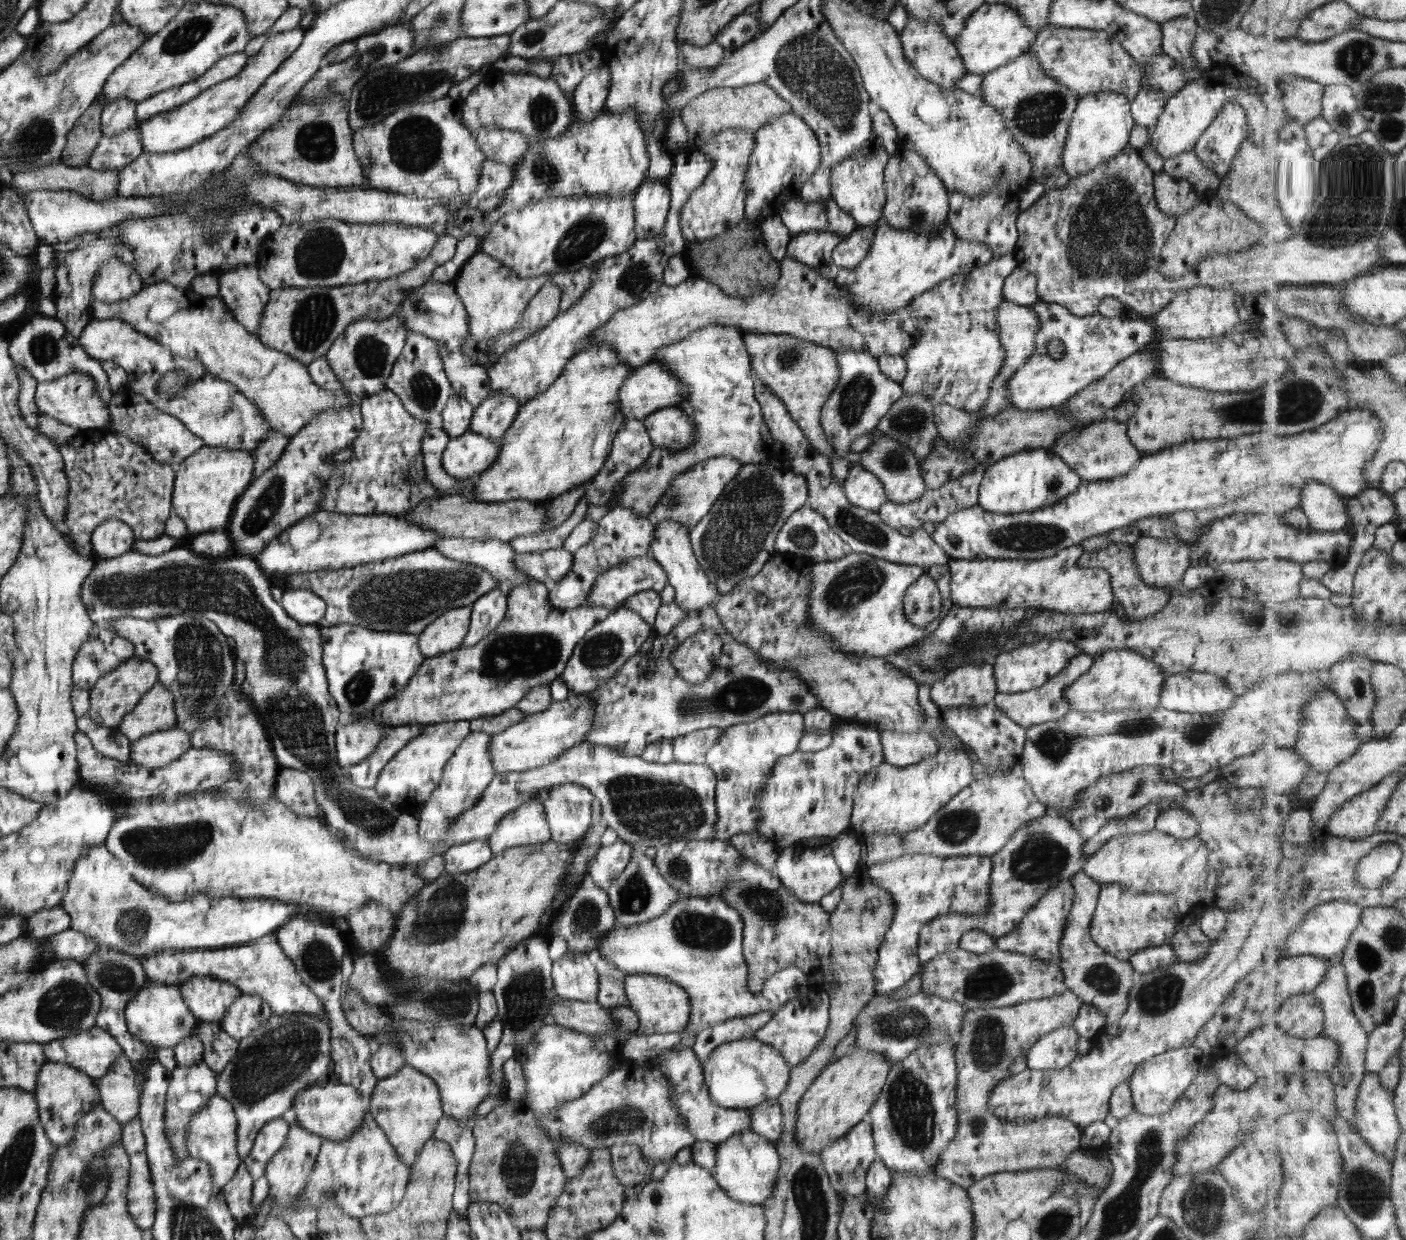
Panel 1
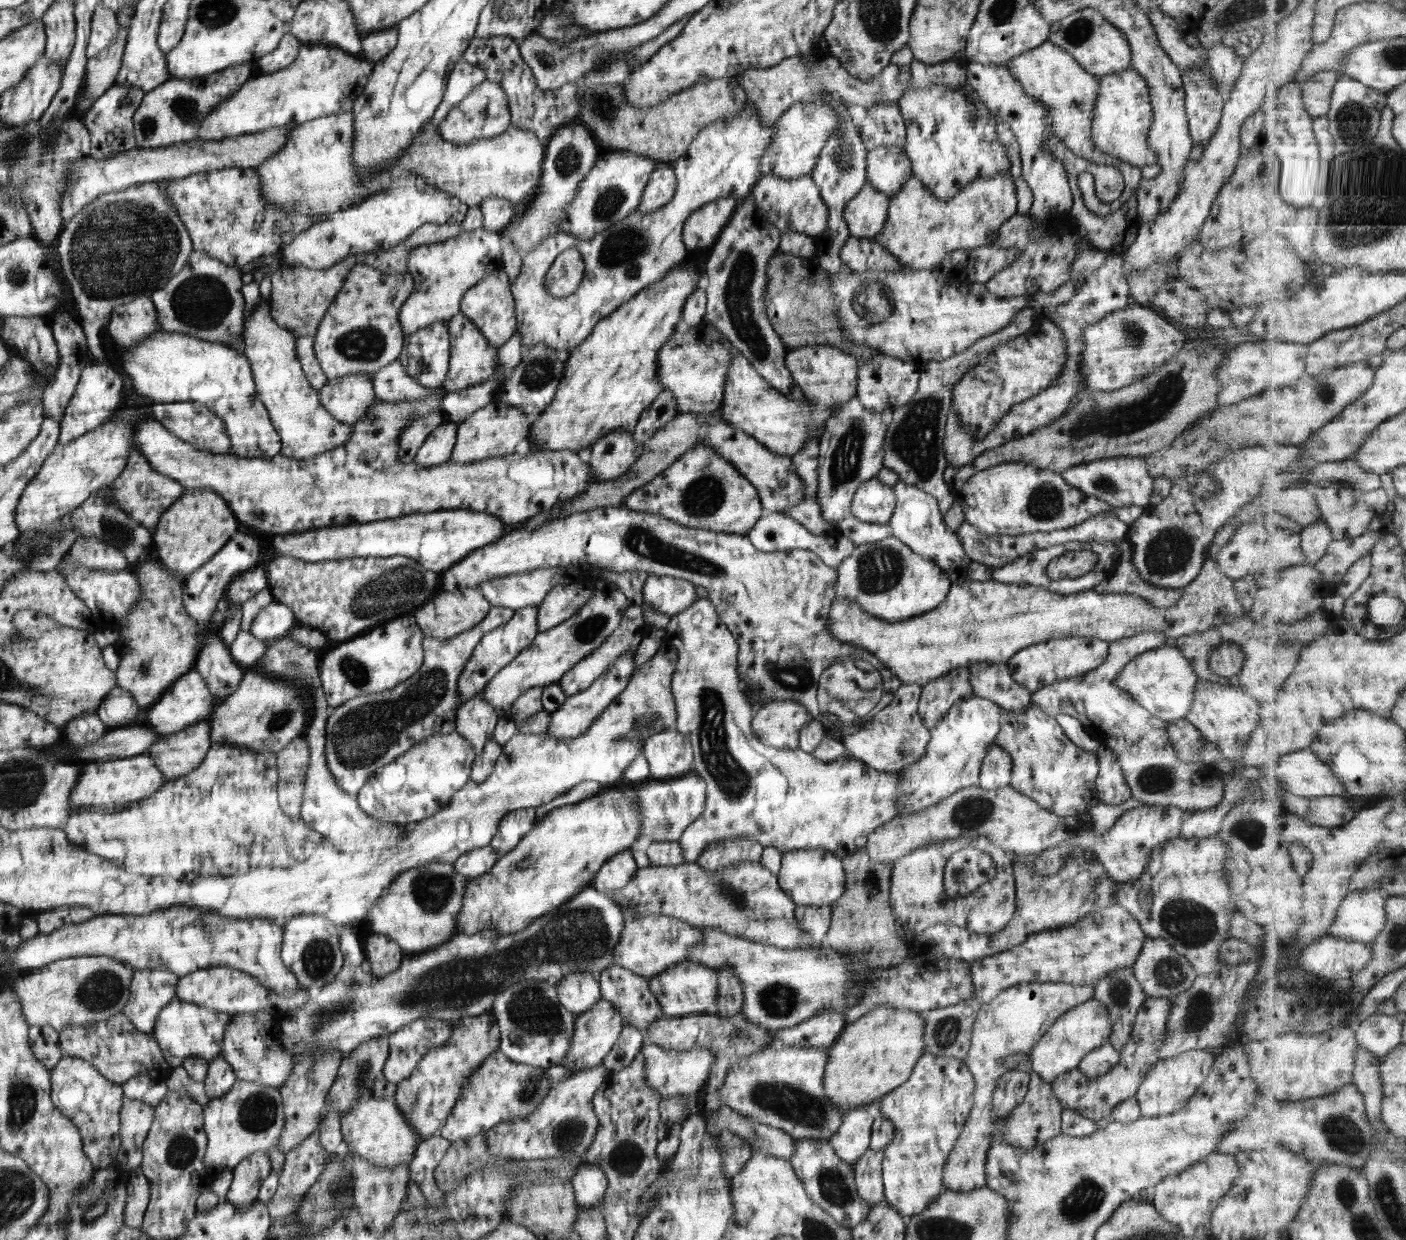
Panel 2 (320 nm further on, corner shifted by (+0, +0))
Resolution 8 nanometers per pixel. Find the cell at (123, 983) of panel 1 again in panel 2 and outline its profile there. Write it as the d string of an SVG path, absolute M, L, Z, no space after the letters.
M135 969L129 1000L121 1012L138 1031L153 1032L158 1014L176 996L178 977L164 970Z

